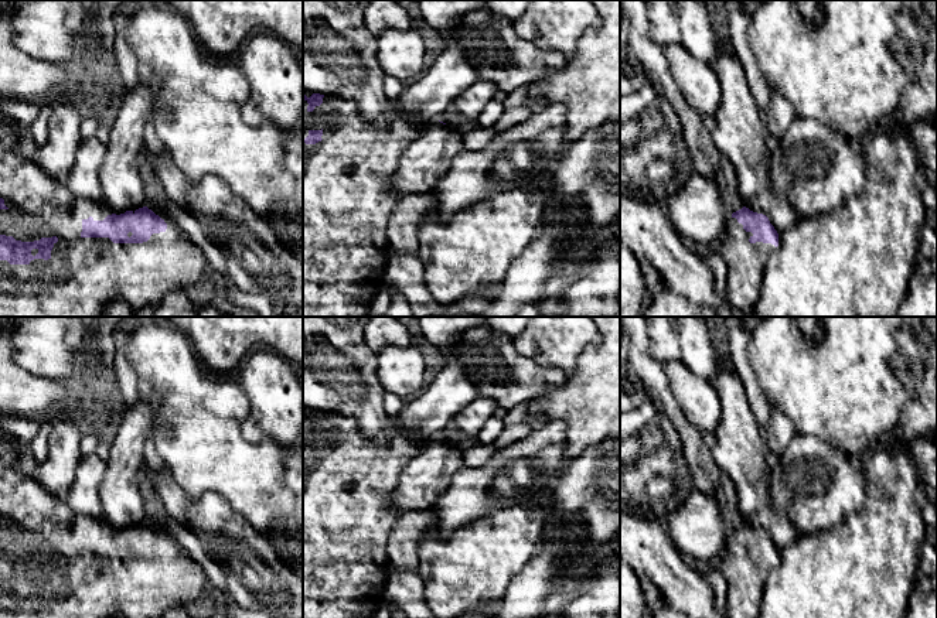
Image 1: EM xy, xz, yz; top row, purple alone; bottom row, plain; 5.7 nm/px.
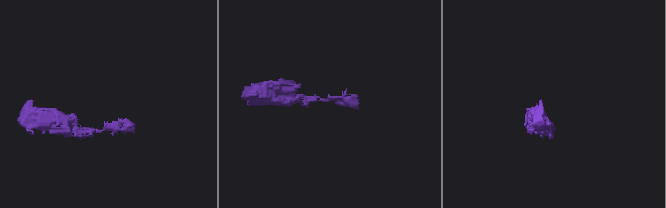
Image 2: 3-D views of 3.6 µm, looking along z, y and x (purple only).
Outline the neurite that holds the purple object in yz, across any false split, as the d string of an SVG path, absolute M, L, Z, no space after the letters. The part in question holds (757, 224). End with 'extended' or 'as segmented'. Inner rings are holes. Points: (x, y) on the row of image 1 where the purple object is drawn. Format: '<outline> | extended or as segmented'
M743 206L729 218L715 249L726 264L726 297L737 315L757 303L766 262L777 246L778 233L766 215Z | extended

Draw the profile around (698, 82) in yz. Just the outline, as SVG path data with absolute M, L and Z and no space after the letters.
M684 45L662 47L672 79L686 105L701 115L715 116L720 106L720 81L709 62L694 57Z

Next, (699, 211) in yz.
M692 173L684 187L665 201L664 215L678 236L713 246L732 216L723 181Z

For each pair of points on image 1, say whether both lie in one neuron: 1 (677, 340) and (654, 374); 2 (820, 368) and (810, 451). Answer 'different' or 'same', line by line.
1: different
2: different

